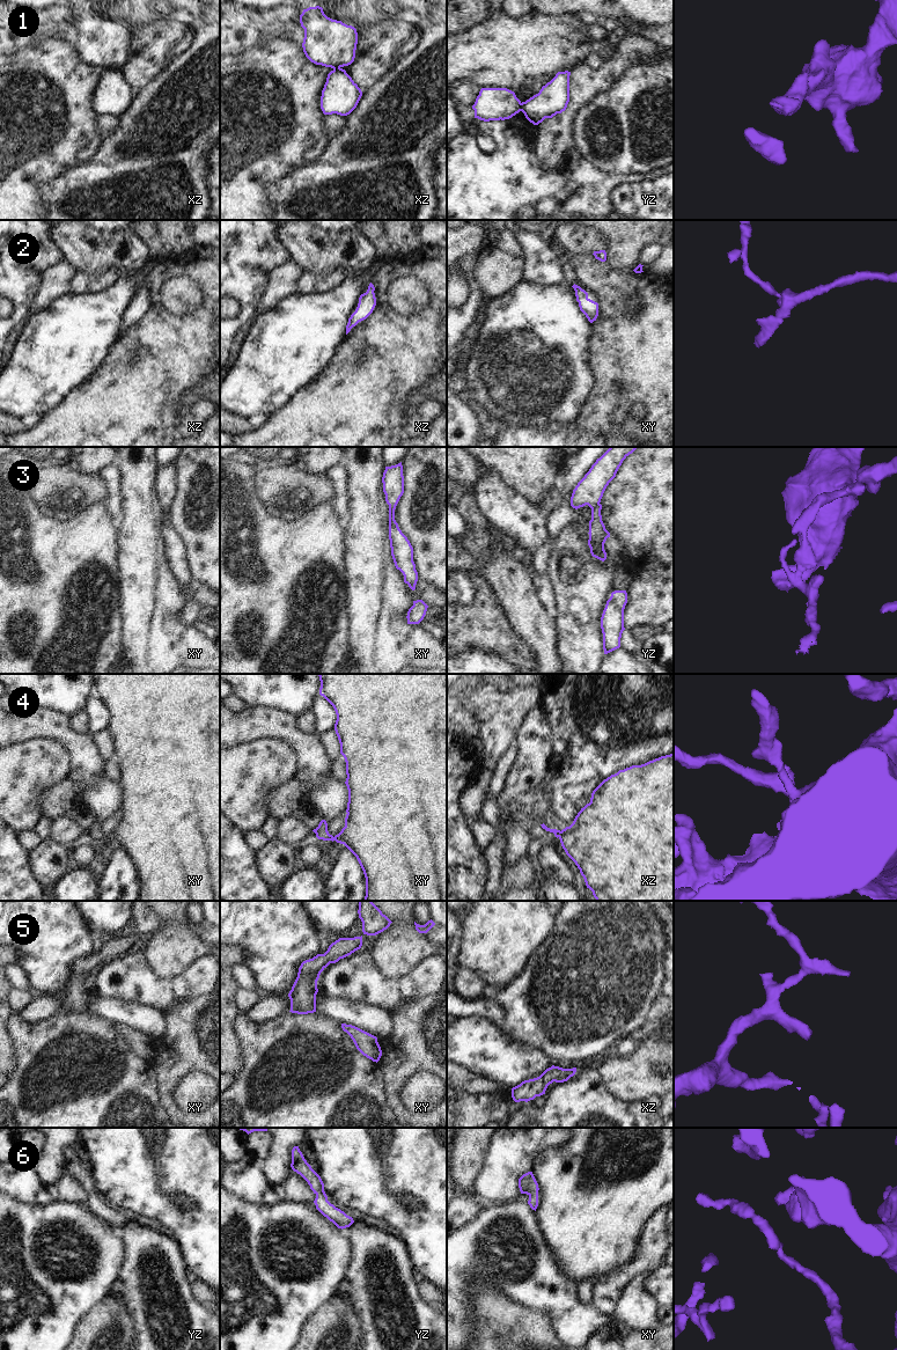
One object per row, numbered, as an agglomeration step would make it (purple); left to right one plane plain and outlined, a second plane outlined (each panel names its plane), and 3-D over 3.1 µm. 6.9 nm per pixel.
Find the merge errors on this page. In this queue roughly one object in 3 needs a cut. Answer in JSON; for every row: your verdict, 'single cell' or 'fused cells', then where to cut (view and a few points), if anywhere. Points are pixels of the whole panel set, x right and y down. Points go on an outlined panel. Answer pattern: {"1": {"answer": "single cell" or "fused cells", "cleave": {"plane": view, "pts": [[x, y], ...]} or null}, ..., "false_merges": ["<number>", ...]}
{"1": {"answer": "fused cells", "cleave": {"plane": "yz", "pts": [[522, 103], [520, 110]]}}, "2": {"answer": "single cell", "cleave": null}, "3": {"answer": "single cell", "cleave": null}, "4": {"answer": "single cell", "cleave": null}, "5": {"answer": "single cell", "cleave": null}, "6": {"answer": "single cell", "cleave": null}, "false_merges": ["1"]}

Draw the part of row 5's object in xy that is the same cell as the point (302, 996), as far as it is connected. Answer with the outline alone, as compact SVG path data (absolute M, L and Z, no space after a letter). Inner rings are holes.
M362 936L354 938L339 938L332 942L324 954L301 963L297 977L288 993L291 1011L297 1014L316 1012L317 981L321 973L330 964L344 959L362 946Z

